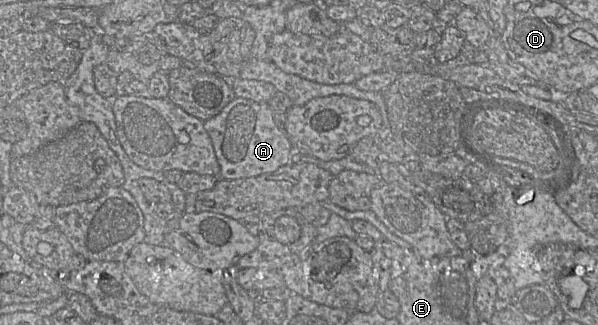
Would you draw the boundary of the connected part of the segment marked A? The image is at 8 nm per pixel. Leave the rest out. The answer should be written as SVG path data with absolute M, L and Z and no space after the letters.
M235 97L220 113L204 121L220 166L219 178L235 180L271 173L292 161L292 144L277 127L268 103Z

